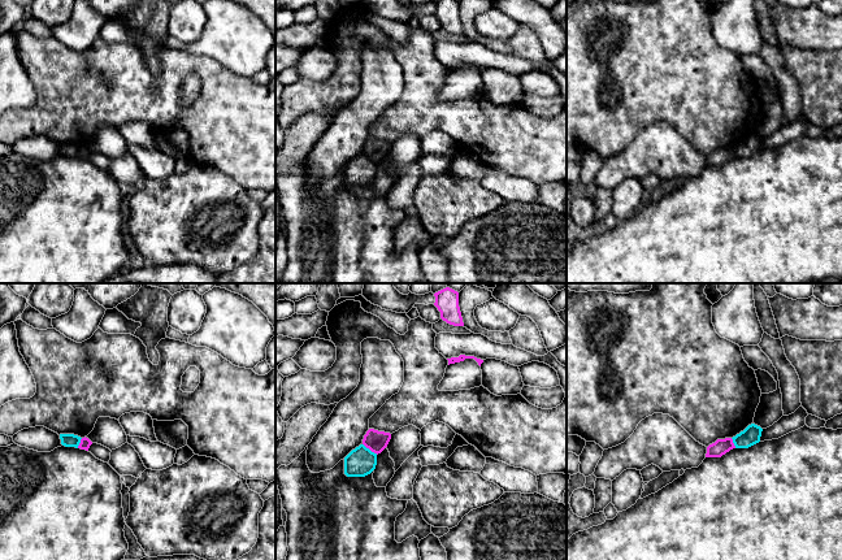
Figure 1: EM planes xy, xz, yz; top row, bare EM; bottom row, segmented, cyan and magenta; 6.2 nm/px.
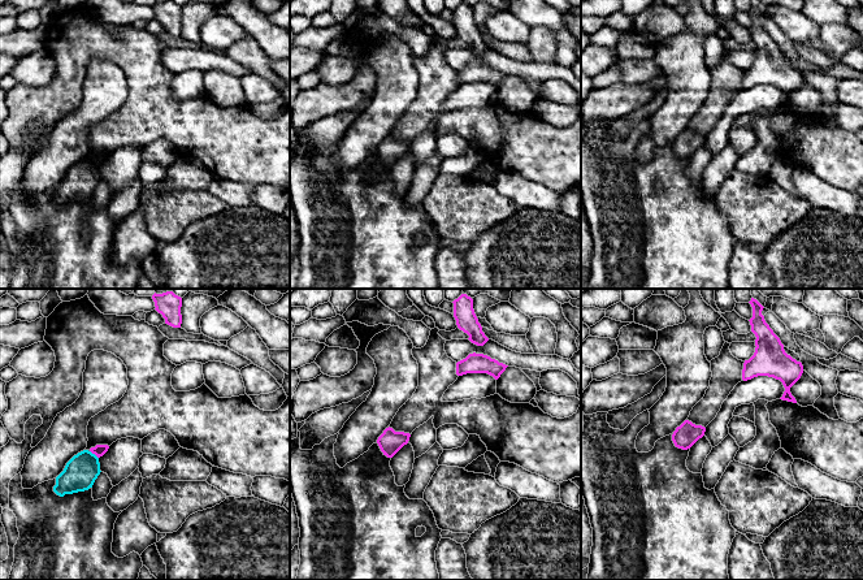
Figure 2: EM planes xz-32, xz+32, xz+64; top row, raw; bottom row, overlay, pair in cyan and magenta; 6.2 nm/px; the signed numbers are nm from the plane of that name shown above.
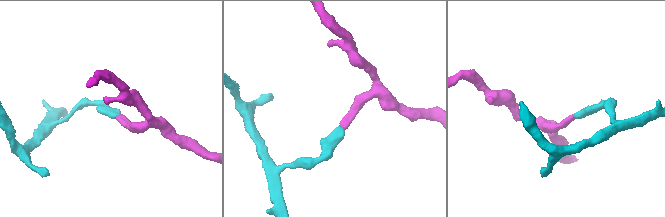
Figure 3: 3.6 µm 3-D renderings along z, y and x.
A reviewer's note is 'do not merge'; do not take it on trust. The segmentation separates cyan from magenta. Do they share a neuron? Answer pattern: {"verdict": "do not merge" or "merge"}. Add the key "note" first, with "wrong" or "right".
{"note": "right", "verdict": "do not merge"}

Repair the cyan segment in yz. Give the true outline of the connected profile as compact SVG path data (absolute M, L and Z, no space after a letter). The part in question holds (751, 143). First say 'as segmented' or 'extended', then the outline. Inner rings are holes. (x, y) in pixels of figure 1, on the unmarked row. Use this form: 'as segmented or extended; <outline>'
as segmented; M755 133L748 134L743 140L733 146L735 157L748 157L760 151L763 138Z

